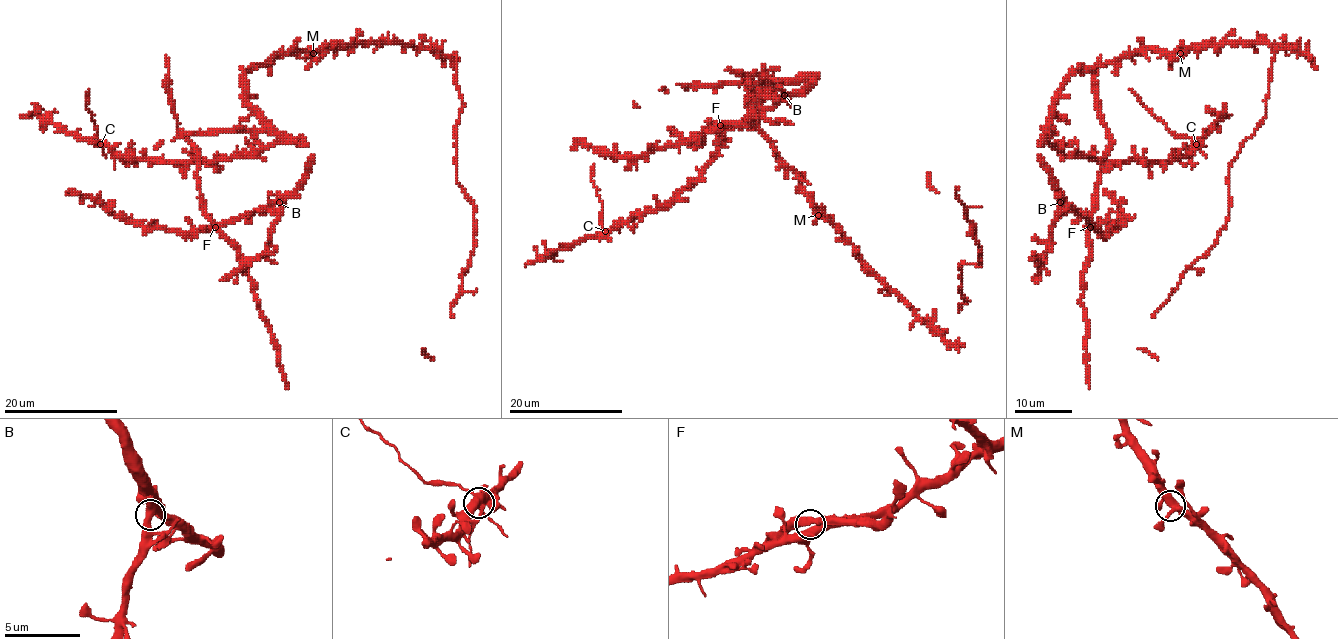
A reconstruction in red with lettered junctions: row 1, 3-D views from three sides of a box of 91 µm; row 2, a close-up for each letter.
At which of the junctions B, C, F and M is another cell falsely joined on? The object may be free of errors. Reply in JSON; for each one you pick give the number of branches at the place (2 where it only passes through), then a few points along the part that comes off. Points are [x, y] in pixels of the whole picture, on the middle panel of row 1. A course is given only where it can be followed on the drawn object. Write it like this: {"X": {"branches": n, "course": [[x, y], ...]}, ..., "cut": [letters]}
{"C": {"branches": 4, "course": [[606, 230], [602, 226], [603, 203], [592, 180], [593, 165]]}, "cut": ["C"]}

